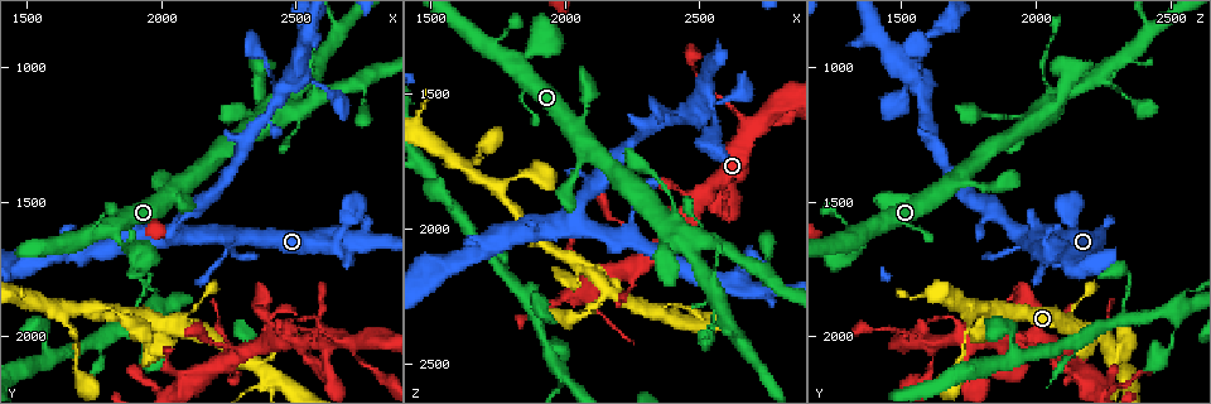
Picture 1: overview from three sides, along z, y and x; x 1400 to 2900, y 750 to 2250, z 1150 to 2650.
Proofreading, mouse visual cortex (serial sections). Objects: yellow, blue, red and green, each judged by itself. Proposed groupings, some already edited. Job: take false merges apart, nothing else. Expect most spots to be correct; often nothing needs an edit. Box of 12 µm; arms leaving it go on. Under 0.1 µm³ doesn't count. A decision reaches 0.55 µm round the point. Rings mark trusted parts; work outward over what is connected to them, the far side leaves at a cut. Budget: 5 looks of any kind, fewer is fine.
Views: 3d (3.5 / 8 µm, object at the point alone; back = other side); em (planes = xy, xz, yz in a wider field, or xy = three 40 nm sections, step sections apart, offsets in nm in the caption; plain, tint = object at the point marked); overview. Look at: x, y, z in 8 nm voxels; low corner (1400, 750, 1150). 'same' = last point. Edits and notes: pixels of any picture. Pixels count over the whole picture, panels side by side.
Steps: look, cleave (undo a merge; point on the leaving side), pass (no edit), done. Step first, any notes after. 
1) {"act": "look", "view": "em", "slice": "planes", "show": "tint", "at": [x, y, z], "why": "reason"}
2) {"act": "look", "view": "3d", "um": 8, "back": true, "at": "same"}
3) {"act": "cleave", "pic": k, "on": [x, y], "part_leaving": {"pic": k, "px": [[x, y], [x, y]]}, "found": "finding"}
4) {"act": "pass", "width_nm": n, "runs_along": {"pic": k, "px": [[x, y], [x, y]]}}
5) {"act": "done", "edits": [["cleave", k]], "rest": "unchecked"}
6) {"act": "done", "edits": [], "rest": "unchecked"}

{"act": "look", "view": "3d", "um": 3.5, "at": [2060, 1970, 2150], "why": "a fork"}

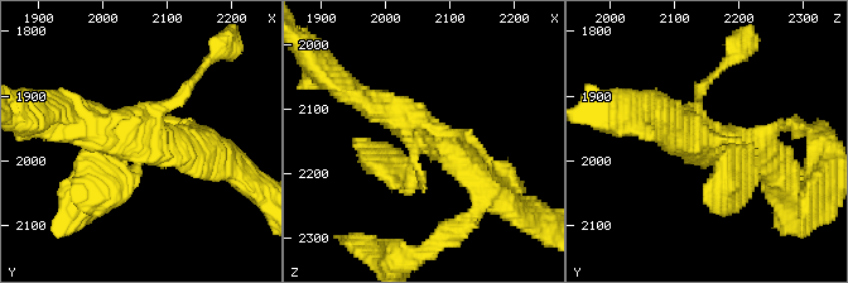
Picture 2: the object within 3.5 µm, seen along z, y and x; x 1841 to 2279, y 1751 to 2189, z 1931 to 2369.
{"act": "look", "view": "em", "slice": "planes", "show": "tint", "at": [2060, 1975, 2135]}

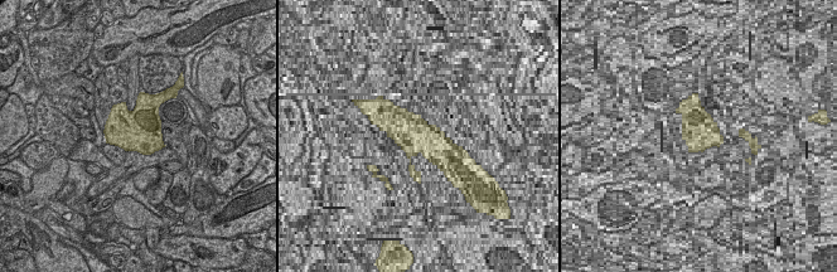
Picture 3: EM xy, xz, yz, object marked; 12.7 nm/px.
{"act": "pass", "width_nm": 550, "runs_along": {"pic": 2, "px": [[356, 94], [437, 139], [491, 188]]}, "found": "continuous, no second cell"}

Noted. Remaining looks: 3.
{"act": "look", "view": "3d", "um": 3.5, "at": [2720, 1060, 2150], "why": "thick turns thin"}

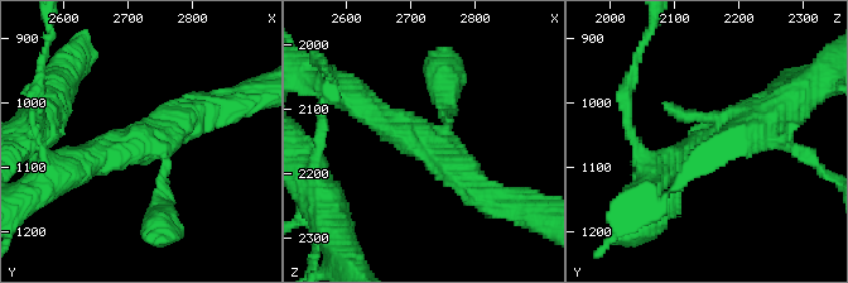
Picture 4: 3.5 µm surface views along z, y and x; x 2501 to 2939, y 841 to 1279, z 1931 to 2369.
{"act": "look", "view": "em", "slice": "xy", "step": 5, "show": "tint", "at": [2735, 1065, 2155], "why": "need the tissue"}

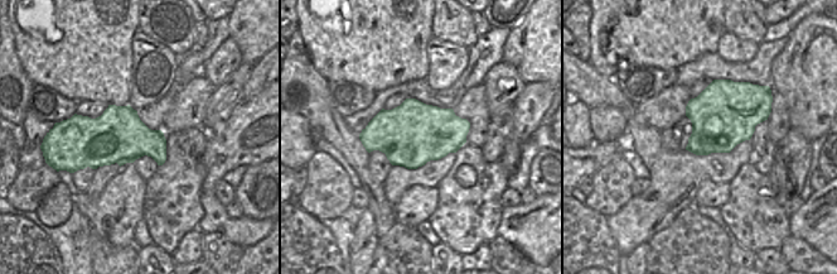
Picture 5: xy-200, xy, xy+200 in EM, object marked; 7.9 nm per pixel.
{"act": "pass", "runs_along": {"pic": 4, "px": [[360, 104], [425, 139], [491, 195]]}, "found": "all the same cell"}

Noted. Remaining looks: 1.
{"act": "done", "edits": [], "rest": "unchecked"}

